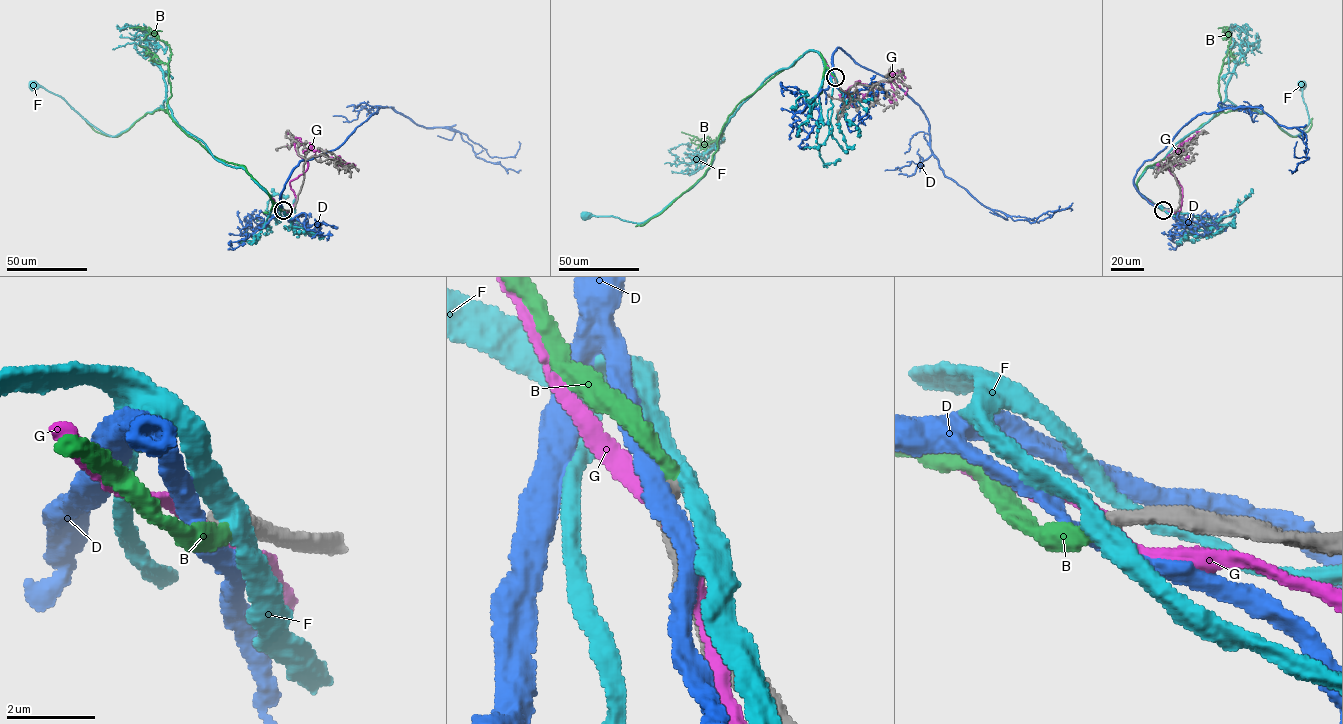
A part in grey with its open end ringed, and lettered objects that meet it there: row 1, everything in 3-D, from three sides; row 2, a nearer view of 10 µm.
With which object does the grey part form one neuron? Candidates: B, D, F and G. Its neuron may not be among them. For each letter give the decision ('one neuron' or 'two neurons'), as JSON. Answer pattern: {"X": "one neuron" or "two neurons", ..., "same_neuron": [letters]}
{"B": "one neuron", "D": "two neurons", "F": "two neurons", "G": "two neurons", "same_neuron": ["B"]}

